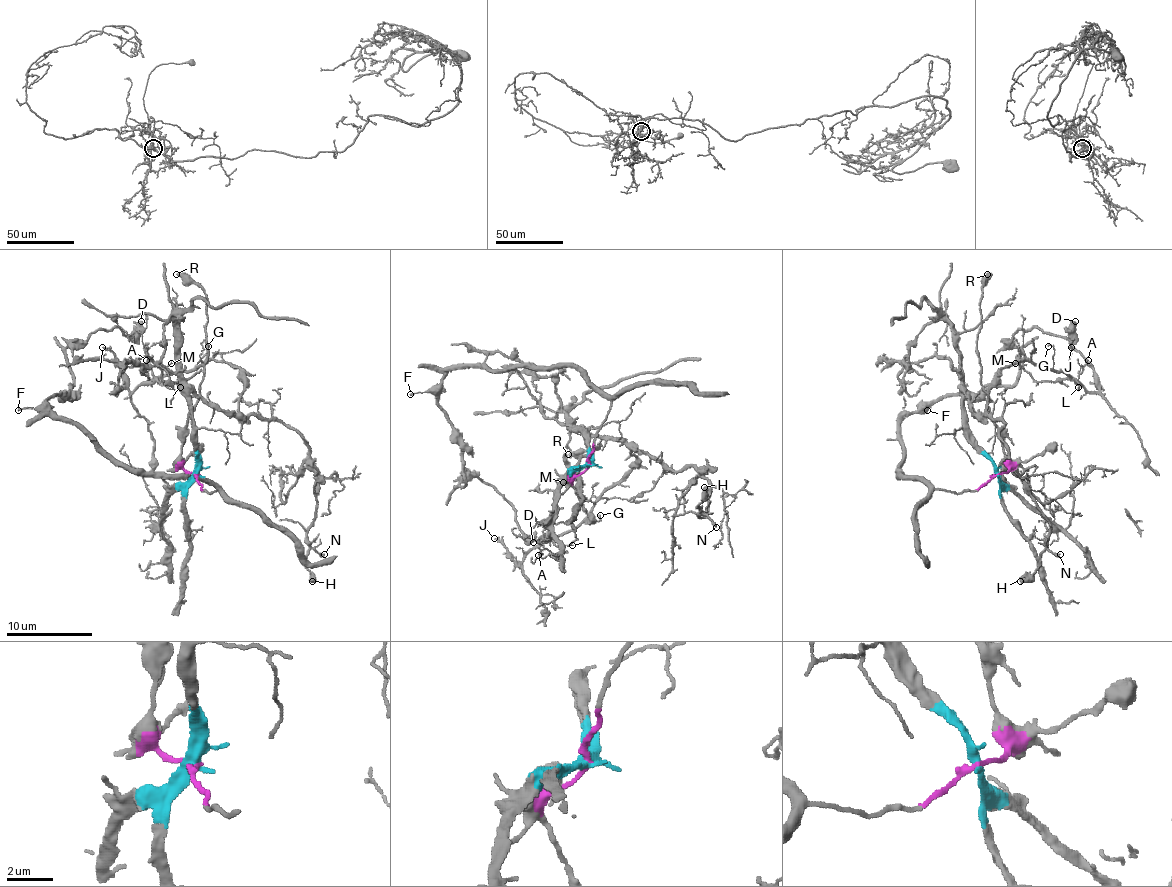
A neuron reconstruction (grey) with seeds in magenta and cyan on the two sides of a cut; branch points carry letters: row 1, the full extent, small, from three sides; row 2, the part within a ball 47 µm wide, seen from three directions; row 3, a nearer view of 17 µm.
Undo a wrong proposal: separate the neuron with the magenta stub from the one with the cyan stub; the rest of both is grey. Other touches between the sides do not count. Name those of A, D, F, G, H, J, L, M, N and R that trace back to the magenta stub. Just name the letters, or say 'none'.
D, F, R

